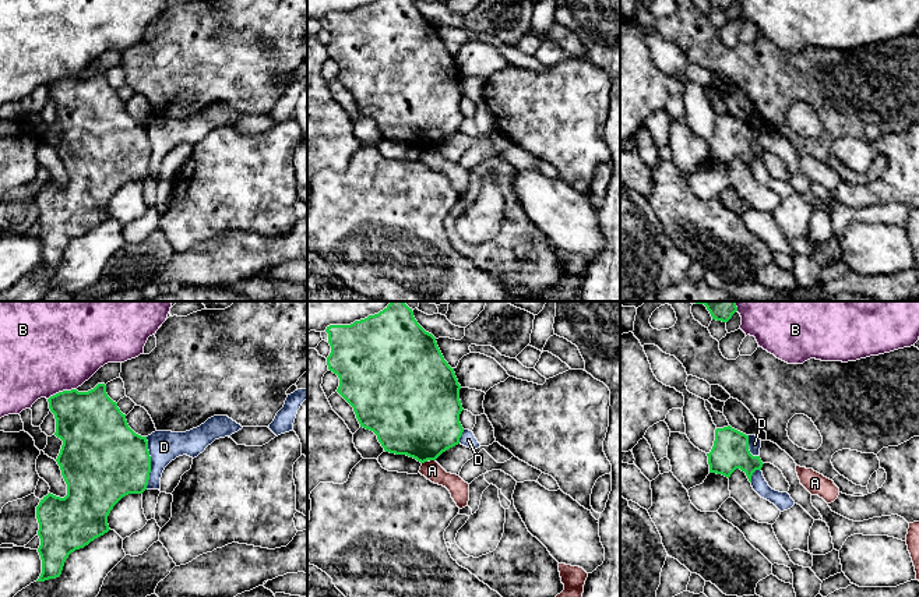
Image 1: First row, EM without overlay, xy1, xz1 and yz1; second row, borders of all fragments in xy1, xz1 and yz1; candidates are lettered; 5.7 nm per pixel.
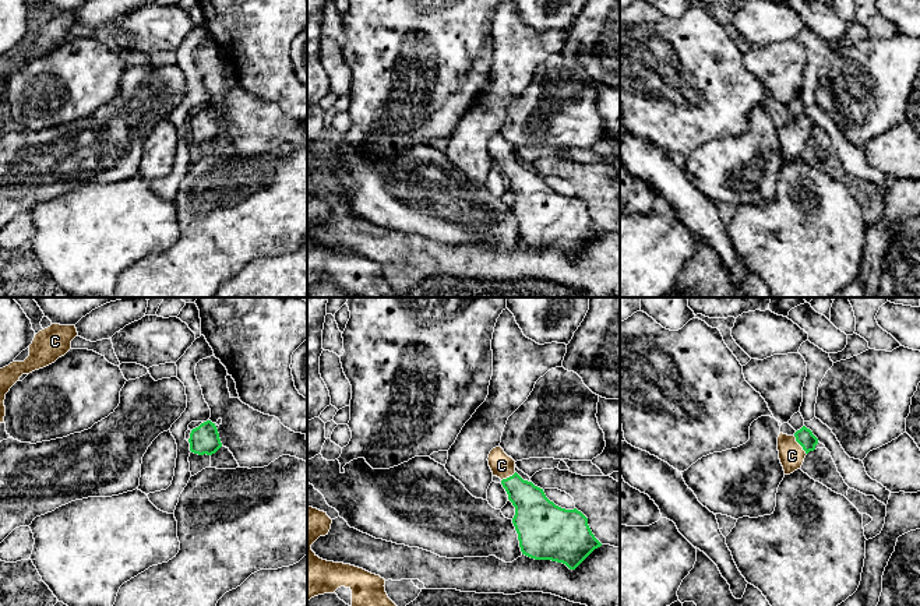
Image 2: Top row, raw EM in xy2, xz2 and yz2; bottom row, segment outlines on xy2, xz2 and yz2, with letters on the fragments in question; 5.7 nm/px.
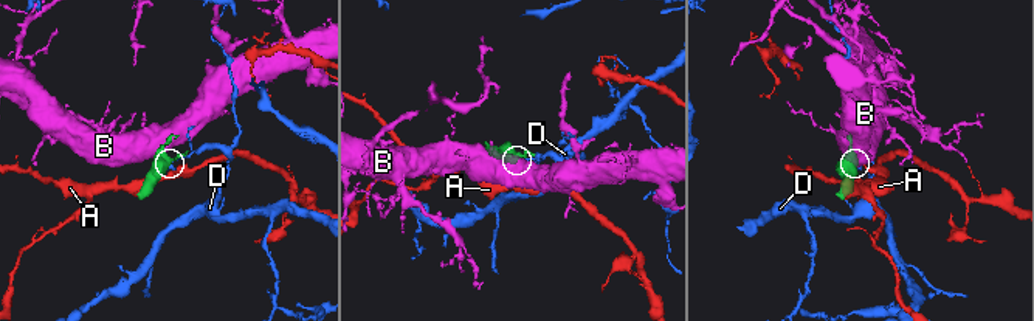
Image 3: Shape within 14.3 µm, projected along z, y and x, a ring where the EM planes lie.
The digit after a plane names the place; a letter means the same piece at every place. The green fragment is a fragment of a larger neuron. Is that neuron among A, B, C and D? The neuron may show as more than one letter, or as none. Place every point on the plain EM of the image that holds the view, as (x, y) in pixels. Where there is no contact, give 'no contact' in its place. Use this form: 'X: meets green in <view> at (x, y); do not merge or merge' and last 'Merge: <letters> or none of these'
A: meets green in xz1 at (433, 147); do not merge
B: meets green in xy1 at (63, 78); do not merge
C: meets green in yz2 at (800, 131); merge
D: meets green in xy1 at (150, 151); do not merge
Merge: C

